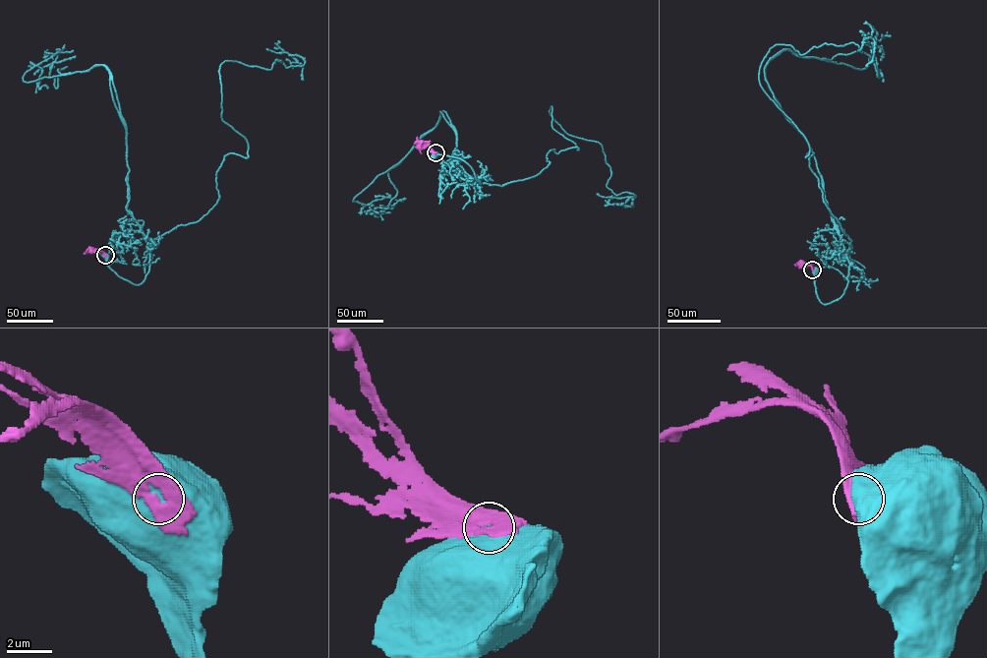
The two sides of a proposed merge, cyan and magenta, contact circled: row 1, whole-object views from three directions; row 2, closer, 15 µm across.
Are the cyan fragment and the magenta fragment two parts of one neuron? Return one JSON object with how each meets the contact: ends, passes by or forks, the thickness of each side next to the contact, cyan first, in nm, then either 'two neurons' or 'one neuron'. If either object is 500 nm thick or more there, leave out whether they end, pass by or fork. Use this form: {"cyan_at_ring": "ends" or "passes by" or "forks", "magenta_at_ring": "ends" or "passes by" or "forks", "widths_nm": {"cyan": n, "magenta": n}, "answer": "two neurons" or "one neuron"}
{"widths_nm": {"cyan": 1300, "magenta": 550}, "answer": "two neurons"}

